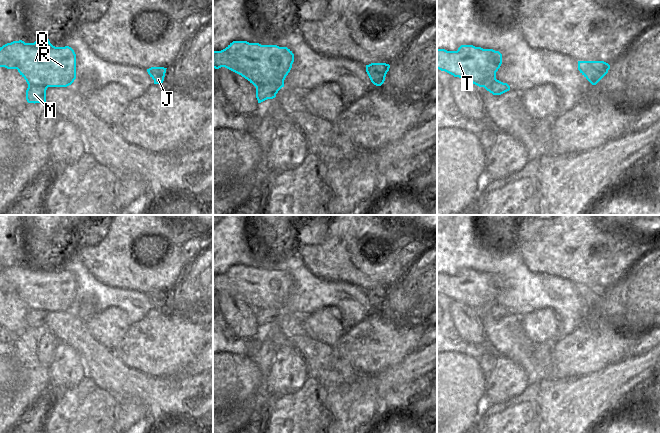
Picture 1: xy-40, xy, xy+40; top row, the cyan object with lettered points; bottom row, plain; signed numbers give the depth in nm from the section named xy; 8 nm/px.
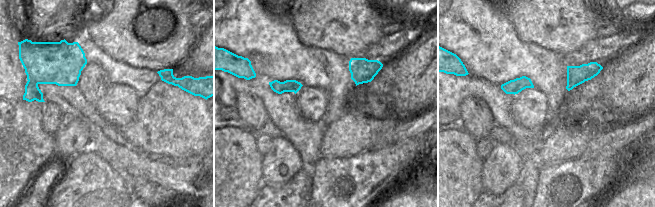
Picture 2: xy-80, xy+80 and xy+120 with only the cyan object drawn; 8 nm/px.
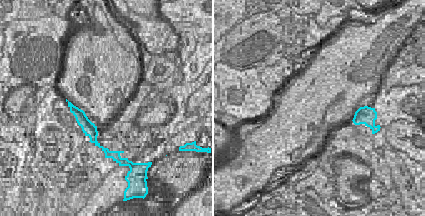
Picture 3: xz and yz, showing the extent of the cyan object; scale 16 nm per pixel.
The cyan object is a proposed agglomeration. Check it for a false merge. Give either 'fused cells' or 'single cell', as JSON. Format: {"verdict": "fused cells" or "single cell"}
{"verdict": "fused cells"}

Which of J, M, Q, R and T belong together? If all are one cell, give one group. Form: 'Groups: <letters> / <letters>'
Groups: J M / Q R T.

